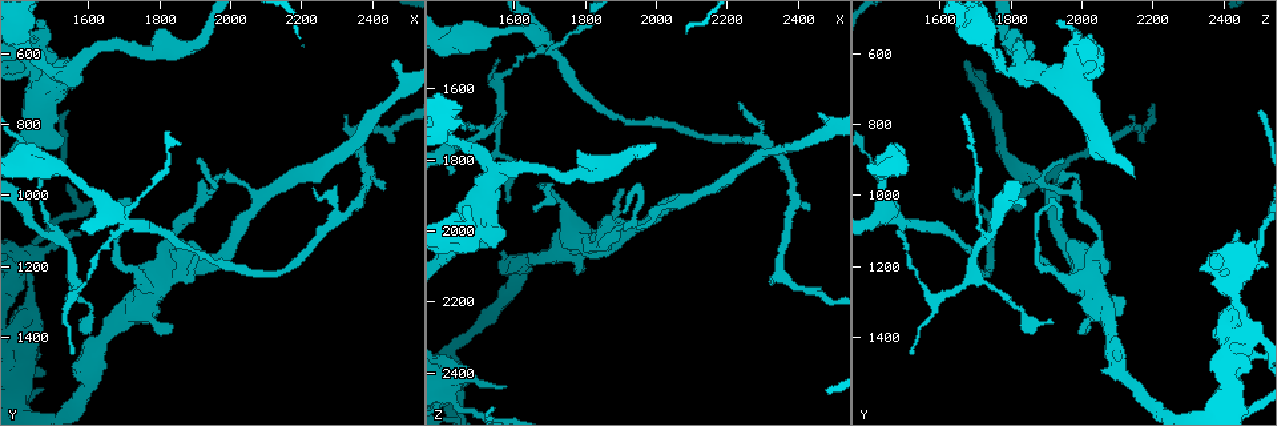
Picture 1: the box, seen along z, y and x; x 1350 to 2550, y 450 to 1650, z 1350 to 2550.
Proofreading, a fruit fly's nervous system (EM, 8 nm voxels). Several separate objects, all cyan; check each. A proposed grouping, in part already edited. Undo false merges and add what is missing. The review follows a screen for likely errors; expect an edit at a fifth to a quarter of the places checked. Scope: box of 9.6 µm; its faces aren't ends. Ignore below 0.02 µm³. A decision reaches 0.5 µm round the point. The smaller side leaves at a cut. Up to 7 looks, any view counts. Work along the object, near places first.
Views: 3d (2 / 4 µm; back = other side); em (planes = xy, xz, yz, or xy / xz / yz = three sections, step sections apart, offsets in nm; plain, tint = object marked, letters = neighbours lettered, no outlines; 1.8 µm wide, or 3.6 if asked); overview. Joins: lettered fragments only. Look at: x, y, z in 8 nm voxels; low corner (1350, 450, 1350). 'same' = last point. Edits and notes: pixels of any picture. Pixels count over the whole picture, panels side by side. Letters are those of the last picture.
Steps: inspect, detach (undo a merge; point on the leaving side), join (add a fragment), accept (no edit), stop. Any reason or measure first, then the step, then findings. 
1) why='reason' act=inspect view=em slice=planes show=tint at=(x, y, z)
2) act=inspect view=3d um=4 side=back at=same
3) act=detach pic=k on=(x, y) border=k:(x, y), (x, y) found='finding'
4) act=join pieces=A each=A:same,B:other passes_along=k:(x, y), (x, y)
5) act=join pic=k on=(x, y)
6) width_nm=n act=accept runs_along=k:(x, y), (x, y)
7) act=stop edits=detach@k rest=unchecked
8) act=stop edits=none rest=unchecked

why='an open end' act=inspect view=em slice=planes show=letters at=(2320, 770, 2130)

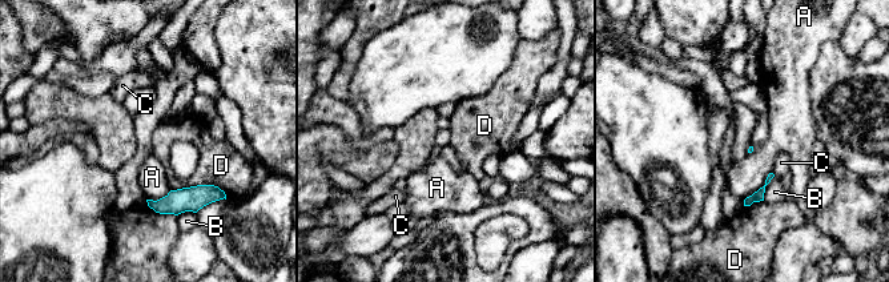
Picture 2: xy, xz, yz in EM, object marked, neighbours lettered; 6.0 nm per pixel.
longest_contact=D:320nm act=accept each=A:other,B:other,C:other,D:other border=2:(172, 189), (217, 185), (224, 192) found='none of them fits'

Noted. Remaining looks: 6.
act=inspect view=em slice=planes show=tint at=(1830, 1110, 2040)

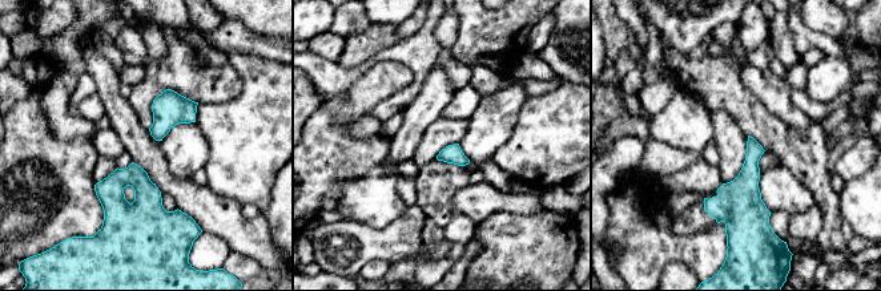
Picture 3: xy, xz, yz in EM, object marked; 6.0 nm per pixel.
act=inspect view=em slice=planes show=letters at=same

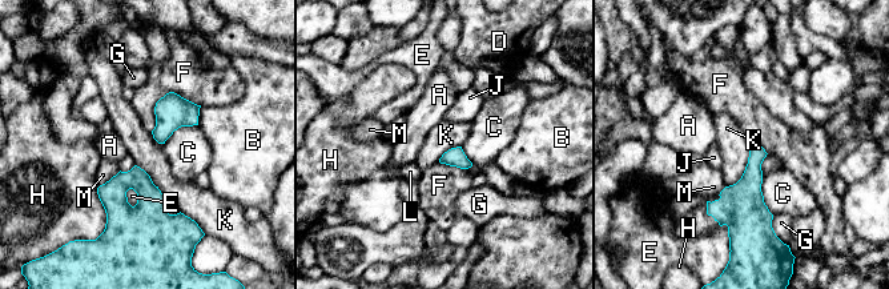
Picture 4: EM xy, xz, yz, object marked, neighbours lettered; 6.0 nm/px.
act=accept each=A:other,B:other,C:other,D:other,E:other,F:other,G:other,H:other,J:other,K:other,L:other,M:other border=4:(751, 139), (745, 169), (727, 187) found='continuous, no second cell'

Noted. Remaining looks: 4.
why='three-way junction' act=inspect view=3d um=2 at=(1540, 660, 1840)

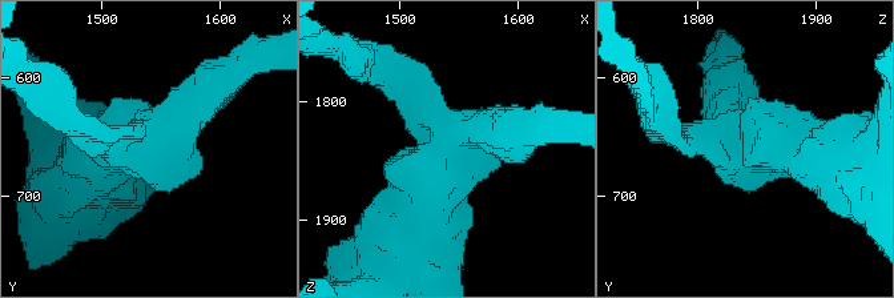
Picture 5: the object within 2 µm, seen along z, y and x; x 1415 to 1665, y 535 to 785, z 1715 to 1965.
act=inspect view=em slice=planes show=tint at=(1538, 654, 1838)

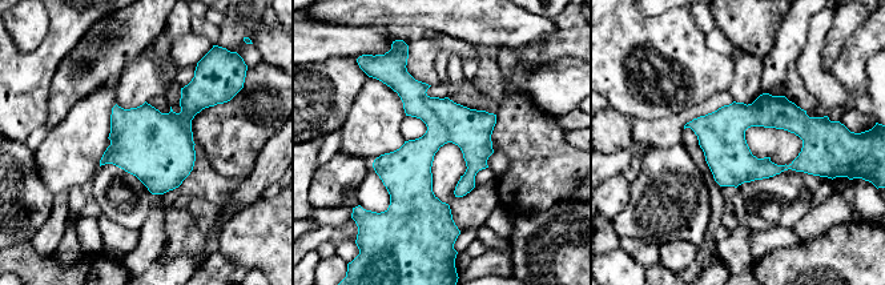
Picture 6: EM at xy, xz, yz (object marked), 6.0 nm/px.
act=inspect view=em slice=planes show=letters at=same

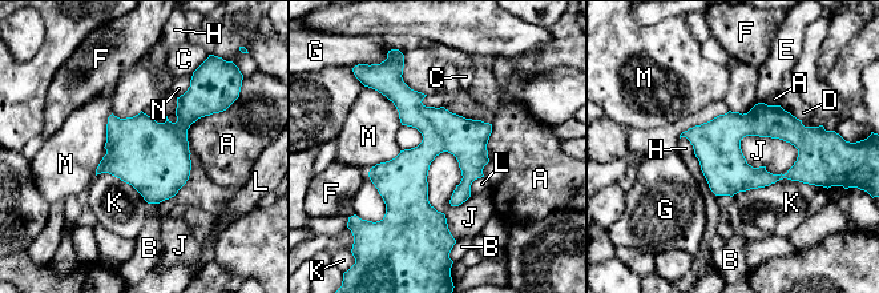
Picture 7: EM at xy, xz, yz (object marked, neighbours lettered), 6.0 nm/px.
arms=3 act=accept each=A:other,B:other,C:other,D:other,E:other,F:other,G:other,H:other,J:other,K:other,L:other,M:other,N:other runs_along=7:(399, 80), (428, 125), (416, 209), (431, 229) found='one cell here'

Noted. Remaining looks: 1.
act=stop edits=none rest=unchecked

